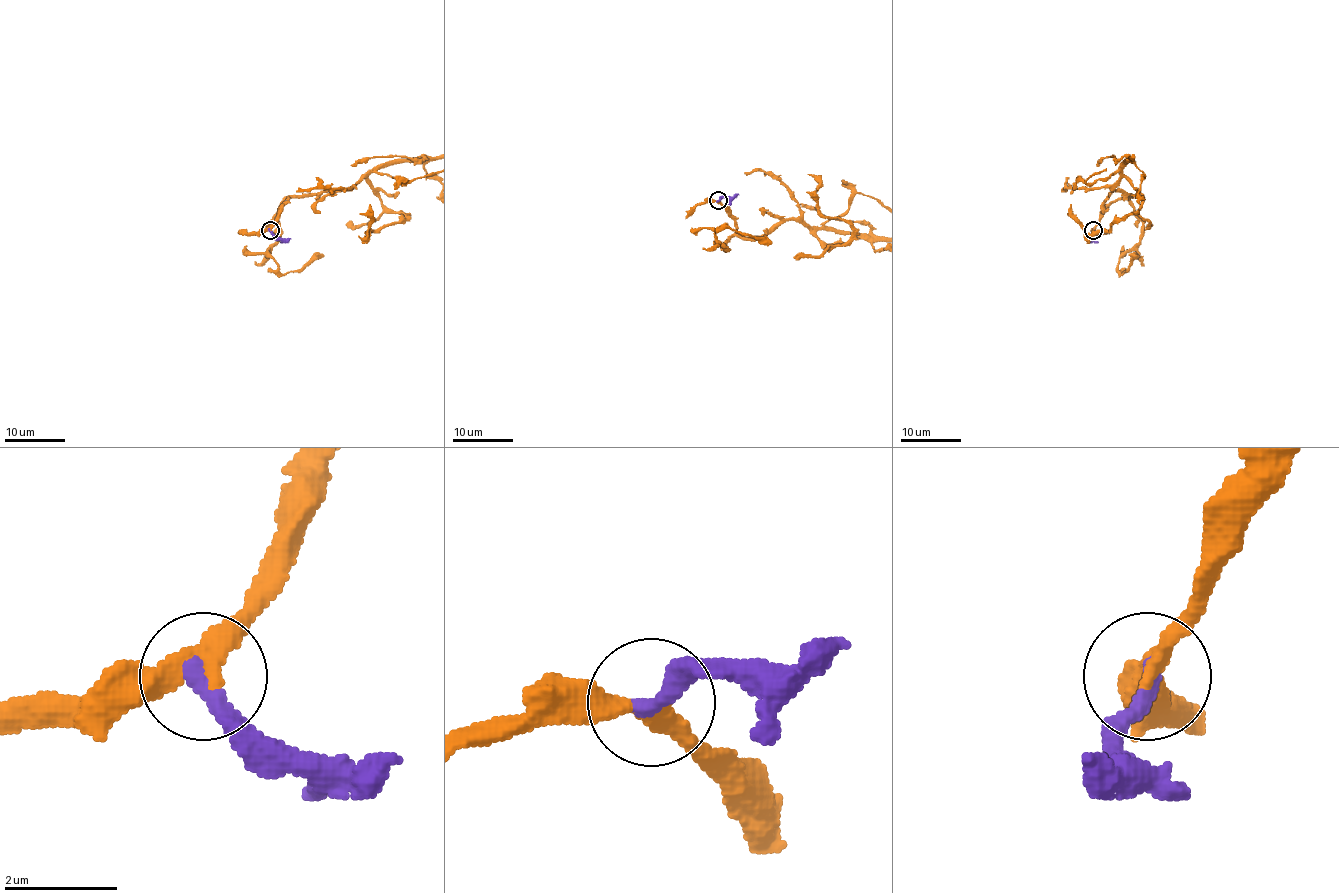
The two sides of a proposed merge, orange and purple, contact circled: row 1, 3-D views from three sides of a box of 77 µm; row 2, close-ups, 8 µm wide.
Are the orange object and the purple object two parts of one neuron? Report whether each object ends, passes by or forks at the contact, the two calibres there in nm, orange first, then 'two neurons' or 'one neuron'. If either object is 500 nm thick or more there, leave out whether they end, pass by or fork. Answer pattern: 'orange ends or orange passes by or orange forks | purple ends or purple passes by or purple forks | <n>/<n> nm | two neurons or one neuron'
orange passes by | purple ends | 320/360 nm | one neuron

